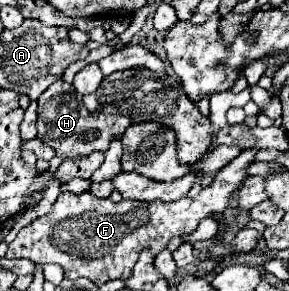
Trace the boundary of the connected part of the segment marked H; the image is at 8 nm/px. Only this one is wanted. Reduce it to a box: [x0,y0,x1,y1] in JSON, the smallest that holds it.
[37,80,131,158]

